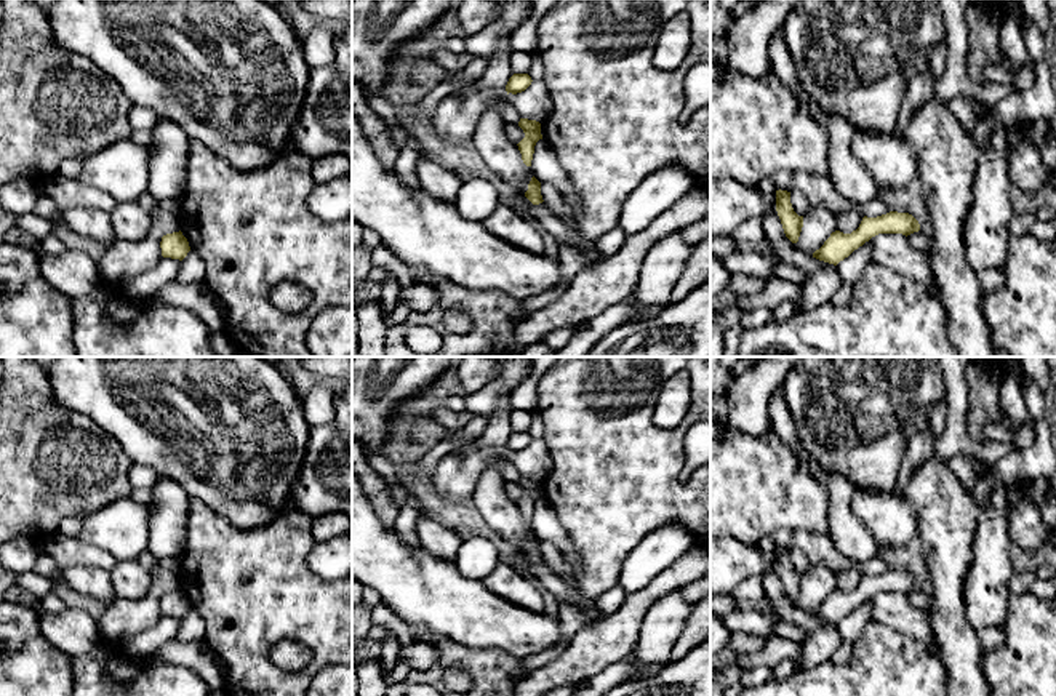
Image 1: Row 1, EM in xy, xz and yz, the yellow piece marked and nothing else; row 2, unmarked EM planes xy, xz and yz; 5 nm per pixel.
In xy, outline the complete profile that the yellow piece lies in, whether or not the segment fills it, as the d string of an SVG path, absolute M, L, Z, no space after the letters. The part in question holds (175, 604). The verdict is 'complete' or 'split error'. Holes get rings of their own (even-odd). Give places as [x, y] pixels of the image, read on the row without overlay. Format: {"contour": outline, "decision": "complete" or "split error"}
{"contour": "M173 590L162 595L162 614L182 619L190 610L187 597L182 590Z", "decision": "complete"}

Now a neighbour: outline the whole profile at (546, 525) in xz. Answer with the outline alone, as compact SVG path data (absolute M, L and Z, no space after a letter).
M539 498L534 504L531 526L534 536L541 542L554 544L563 555L570 558L573 576L578 579L581 576L581 555L565 528L560 525L554 507L544 498Z

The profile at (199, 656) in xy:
M173 640L155 651L163 662L182 664L195 670L210 690L226 688L226 669L219 656L205 642Z

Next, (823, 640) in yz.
M776 530L773 533L773 568L763 576L765 597L773 603L773 613L776 613L782 622L790 622L808 630L808 637L802 645L803 658L808 667L819 666L835 653L842 640L837 630L837 624L819 619L811 613L798 610L792 600L786 595L781 578L776 570L776 550L792 550L792 533L786 530Z

